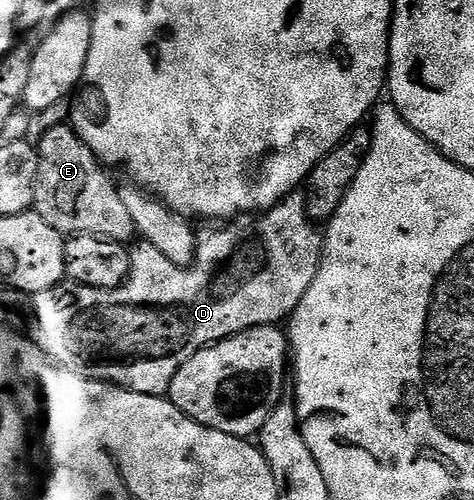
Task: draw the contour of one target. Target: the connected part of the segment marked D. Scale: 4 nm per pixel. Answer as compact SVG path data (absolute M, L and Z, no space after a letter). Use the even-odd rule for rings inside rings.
M289 197L283 203L277 203L270 211L263 212L259 217L253 218L251 221L228 221L217 231L212 231L209 235L201 234L198 239L198 262L189 267L180 267L174 261L170 261L161 250L156 249L154 245L145 241L140 241L137 247L131 248L132 262L130 270L132 270L132 284L111 287L110 289L102 289L101 287L86 287L83 285L61 285L59 287L51 287L49 291L41 291L35 296L34 307L38 312L38 323L48 330L48 336L42 340L43 346L46 348L49 356L61 367L77 371L85 375L87 379L98 379L104 382L111 382L117 386L124 386L128 390L140 392L143 395L164 397L171 390L173 379L178 373L178 369L182 369L182 365L186 365L186 361L190 361L190 357L194 357L194 353L198 353L204 347L211 347L213 343L220 343L224 339L230 339L234 335L239 335L242 331L249 331L255 327L270 327L273 325L283 324L283 319L287 315L295 316L300 309L302 297L306 297L306 289L310 289L310 285L316 280L316 274L320 272L320 262L324 260L324 238L321 228L320 231L317 224L308 216L308 208L303 198Z

